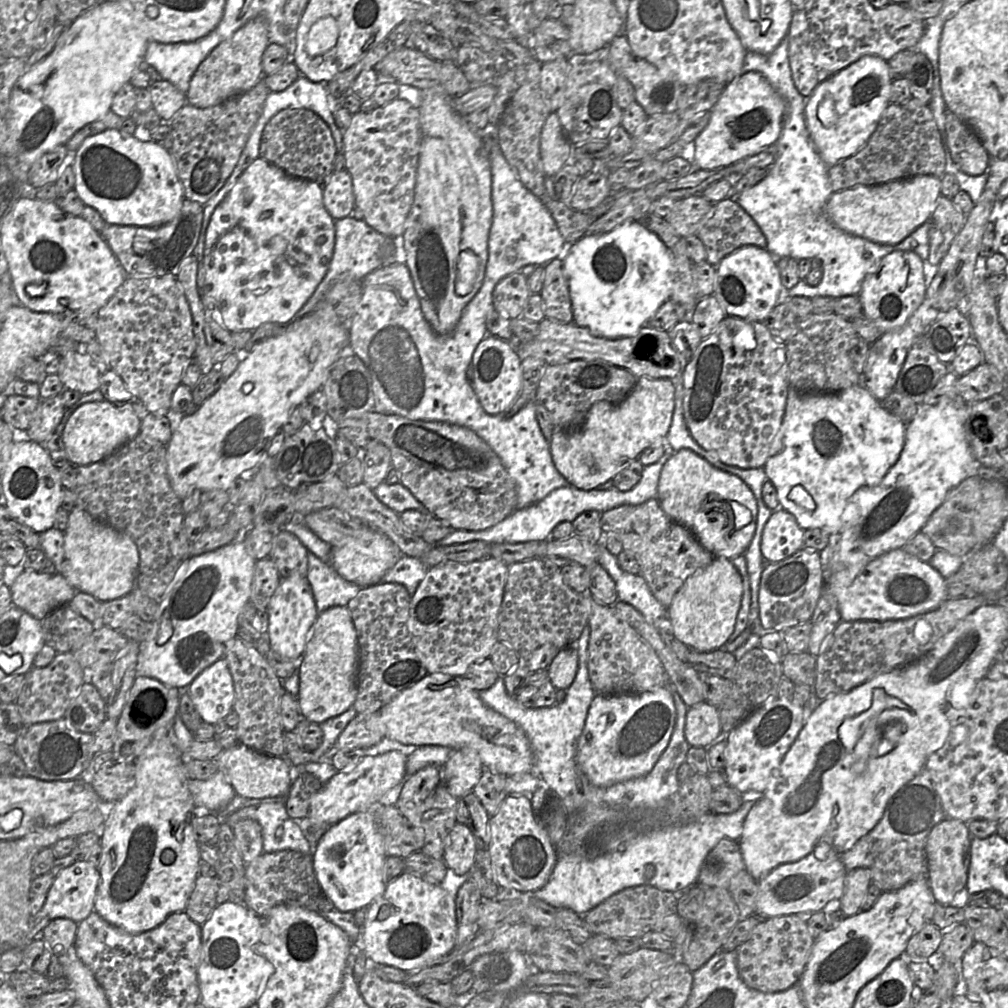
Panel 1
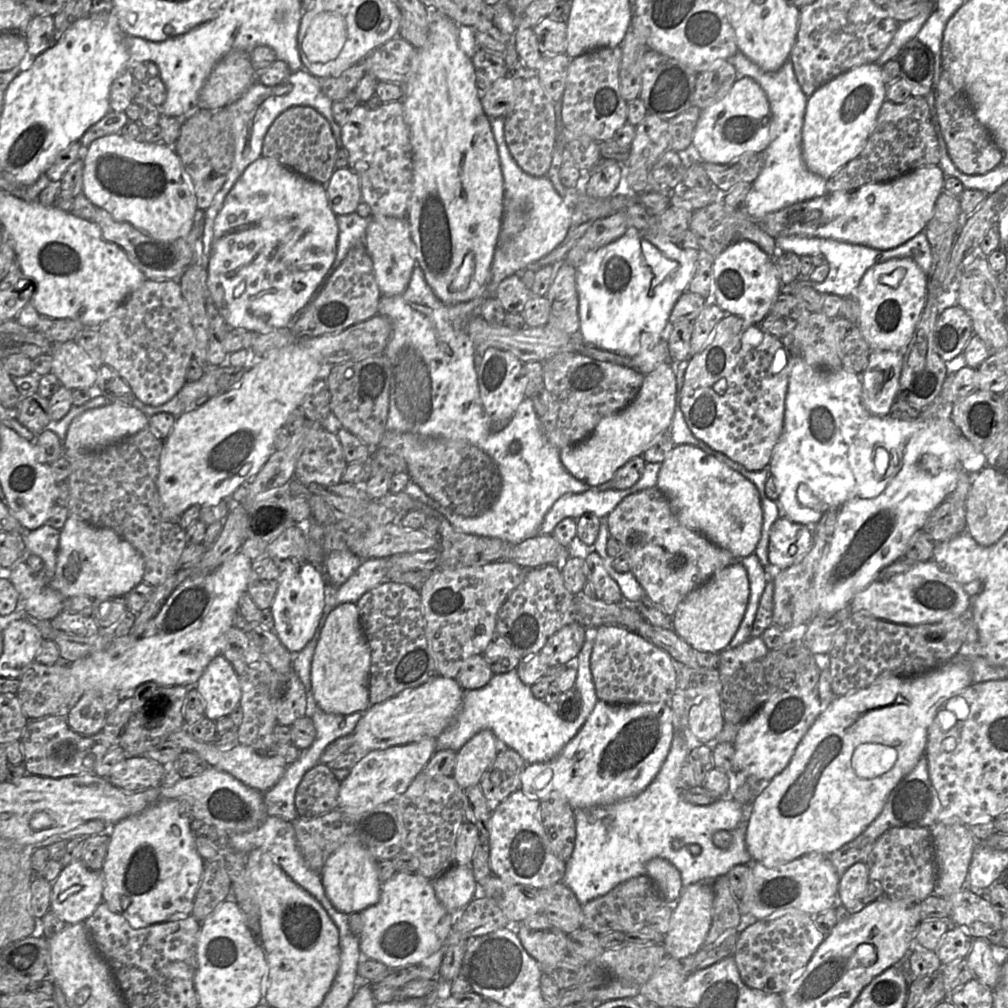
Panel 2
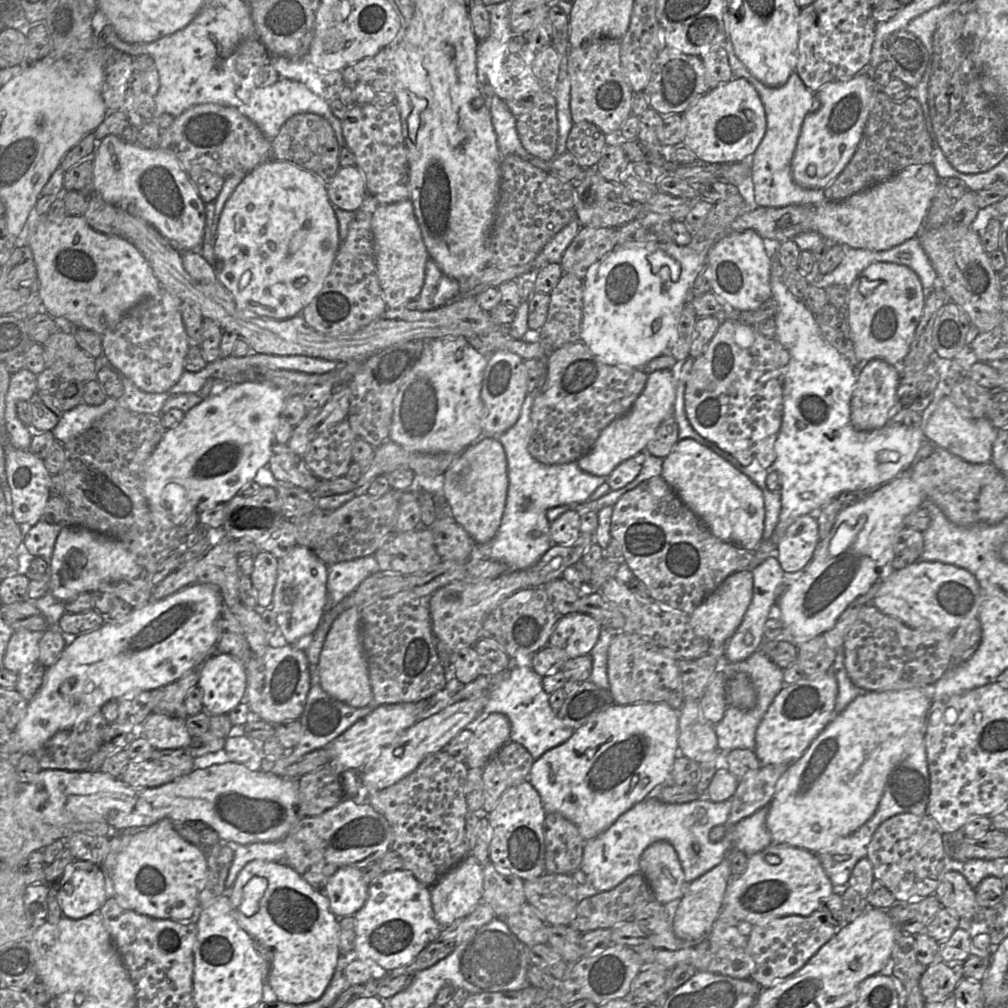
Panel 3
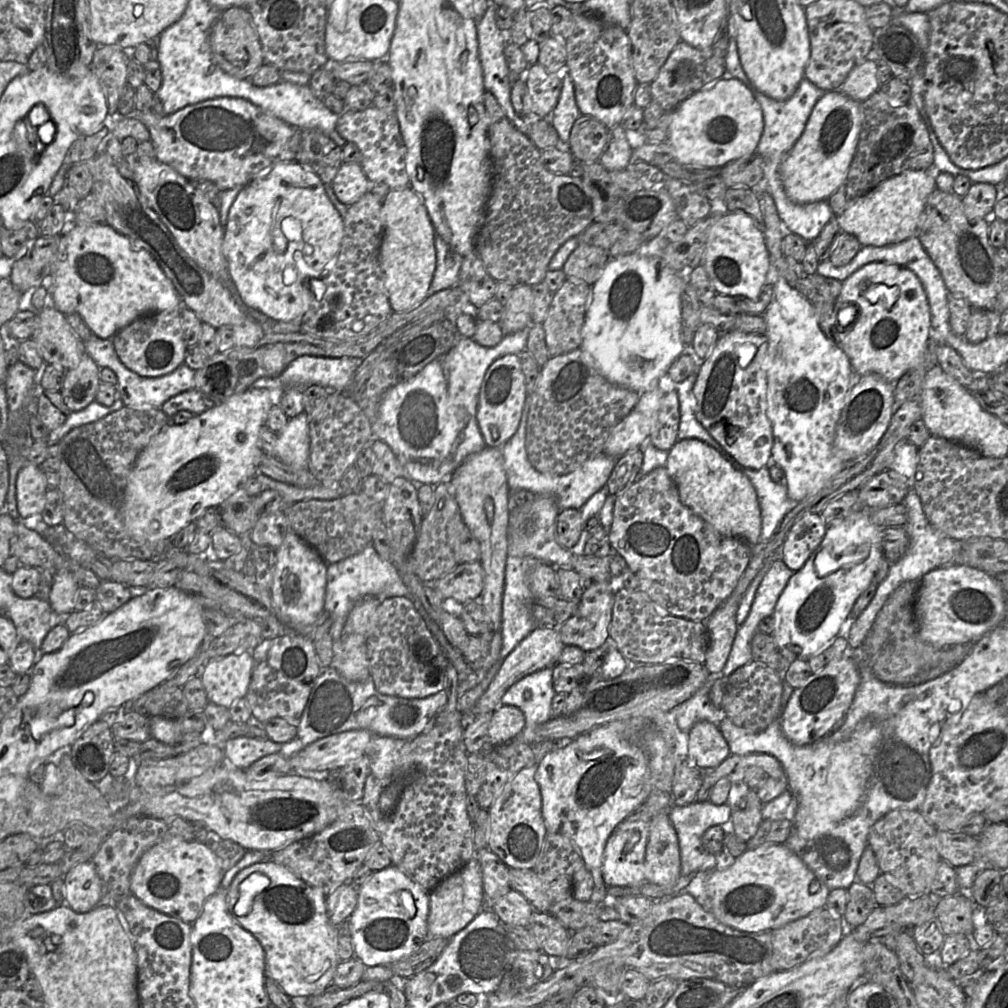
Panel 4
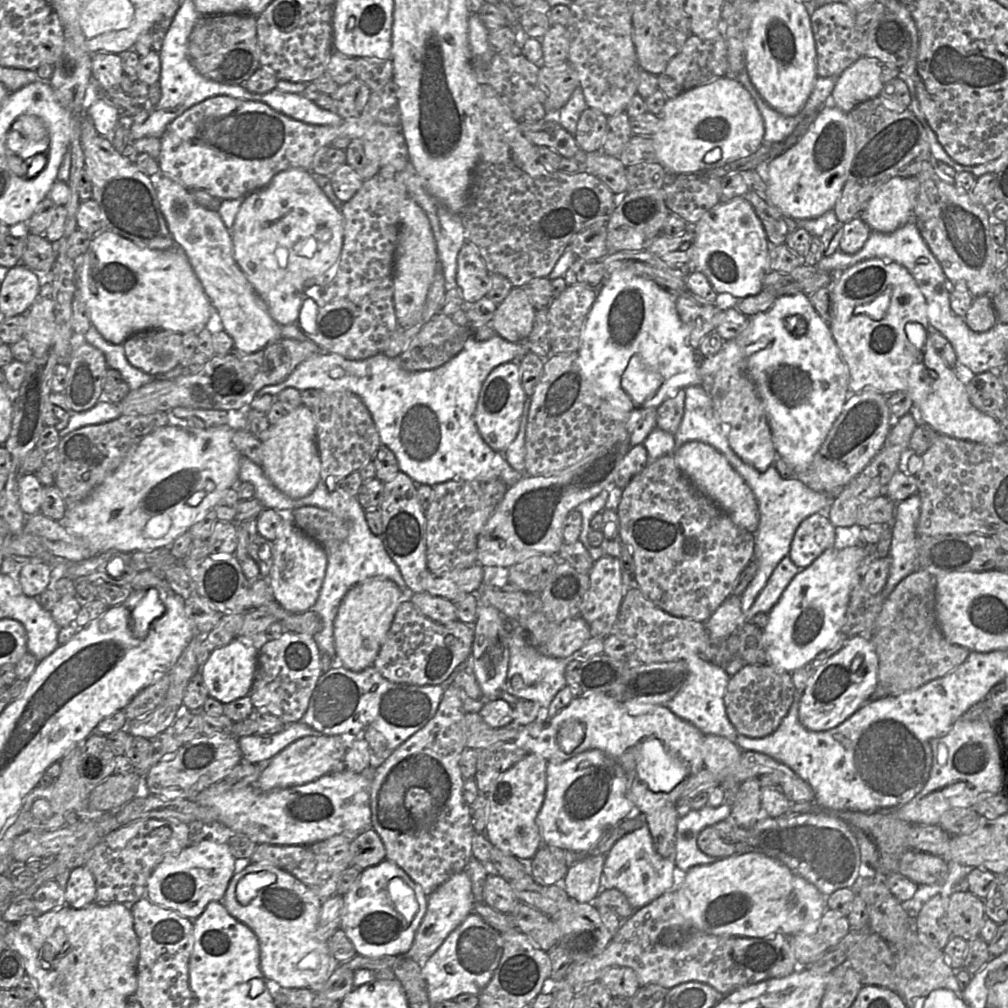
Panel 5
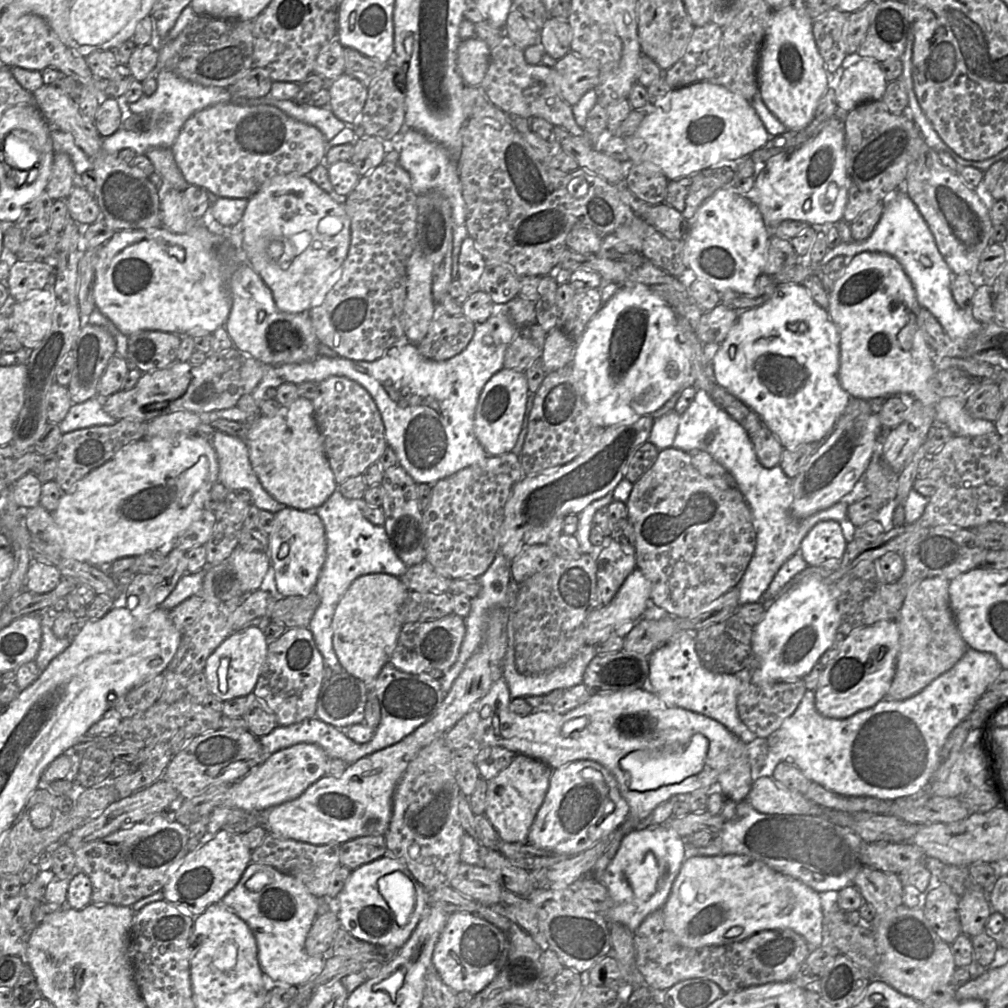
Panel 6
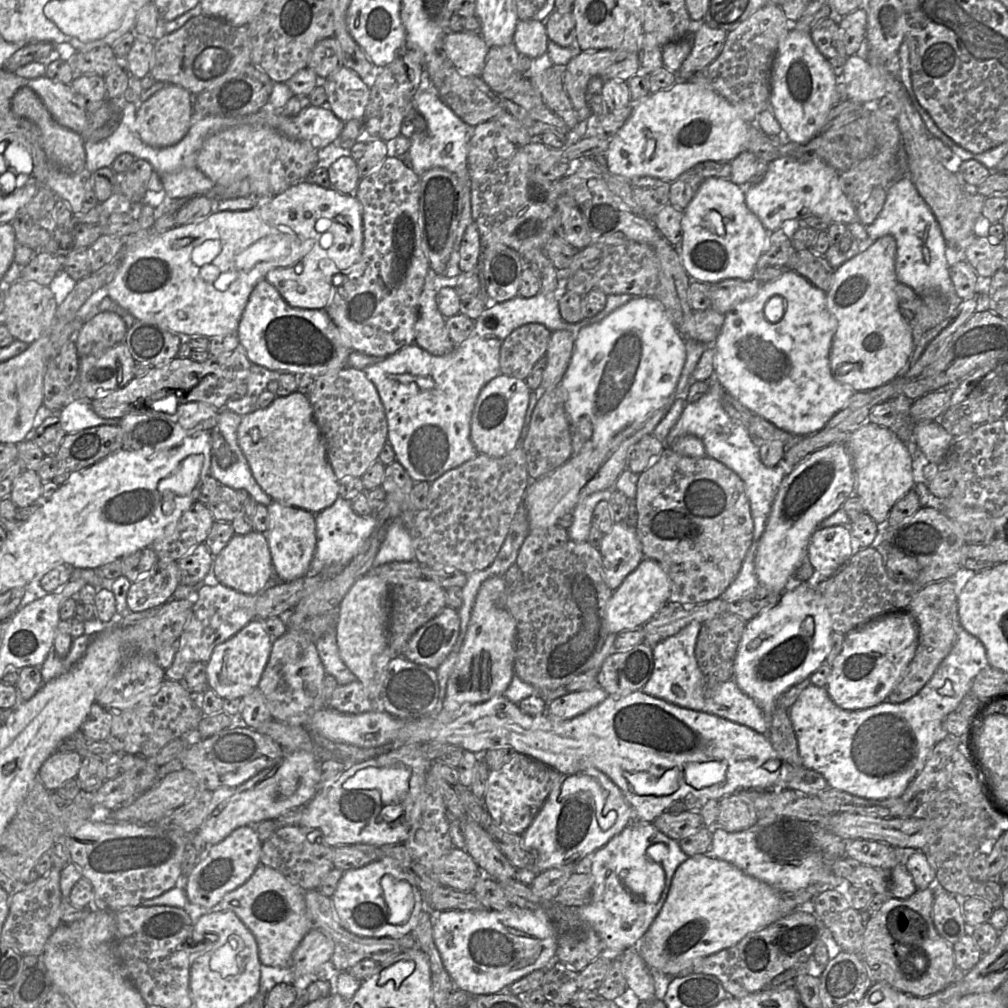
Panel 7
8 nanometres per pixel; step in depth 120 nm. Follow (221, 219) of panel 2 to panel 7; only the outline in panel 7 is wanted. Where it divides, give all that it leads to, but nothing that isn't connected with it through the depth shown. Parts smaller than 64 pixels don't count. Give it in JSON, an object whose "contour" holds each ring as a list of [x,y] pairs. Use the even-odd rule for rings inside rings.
{"contour":[[[300,181],[258,204],[261,205],[261,216],[265,222],[291,230],[302,242],[300,257],[287,267],[270,270],[265,280],[293,307],[324,309],[331,299],[332,276],[354,266],[362,255],[363,220],[360,202],[354,194],[343,194],[334,188]],[[338,215],[347,218],[347,226],[337,220]]]}

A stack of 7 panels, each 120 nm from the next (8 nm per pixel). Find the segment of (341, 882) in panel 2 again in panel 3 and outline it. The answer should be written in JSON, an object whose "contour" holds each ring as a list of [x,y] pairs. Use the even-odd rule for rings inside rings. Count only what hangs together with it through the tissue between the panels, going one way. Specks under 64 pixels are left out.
{"contour":[[[346,866],[338,869],[324,888],[330,910],[337,918],[353,916],[365,904],[369,884],[360,868]]]}

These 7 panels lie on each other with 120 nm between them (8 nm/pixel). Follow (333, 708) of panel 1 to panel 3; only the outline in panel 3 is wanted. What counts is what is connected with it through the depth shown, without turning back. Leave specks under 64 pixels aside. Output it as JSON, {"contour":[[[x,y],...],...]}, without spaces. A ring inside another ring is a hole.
{"contour":[[[349,608],[333,621],[320,653],[318,674],[322,689],[343,703],[361,708],[373,699],[367,659],[361,641],[359,608]]]}

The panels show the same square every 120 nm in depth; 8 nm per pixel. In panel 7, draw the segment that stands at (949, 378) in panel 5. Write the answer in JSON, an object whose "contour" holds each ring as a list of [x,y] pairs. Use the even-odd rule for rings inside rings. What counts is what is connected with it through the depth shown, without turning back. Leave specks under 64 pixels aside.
{"contour":[[[886,235],[879,238],[865,251],[860,252],[855,257],[851,258],[834,270],[832,285],[826,292],[827,307],[837,321],[837,329],[833,337],[830,351],[831,373],[833,378],[837,382],[842,385],[850,386],[855,392],[873,390],[893,380],[900,372],[900,370],[903,369],[908,363],[914,350],[915,343],[913,339],[912,329],[899,311],[898,298],[895,291],[895,288],[899,283],[895,271],[896,246],[896,240],[893,236]]]}

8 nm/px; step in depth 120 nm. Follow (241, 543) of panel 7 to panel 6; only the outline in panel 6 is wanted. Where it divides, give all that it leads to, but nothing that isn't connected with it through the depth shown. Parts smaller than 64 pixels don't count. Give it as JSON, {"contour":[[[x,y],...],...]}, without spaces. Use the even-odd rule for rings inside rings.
{"contour":[[[237,547],[226,561],[233,566],[245,594],[260,588],[270,566],[268,553],[245,551],[241,547]]]}

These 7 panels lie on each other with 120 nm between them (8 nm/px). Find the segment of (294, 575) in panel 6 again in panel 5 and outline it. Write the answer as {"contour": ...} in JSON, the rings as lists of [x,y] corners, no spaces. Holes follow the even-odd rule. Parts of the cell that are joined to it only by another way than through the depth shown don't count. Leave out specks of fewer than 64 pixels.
{"contour":[[[277,511],[282,516],[274,544],[274,559],[270,572],[270,587],[274,600],[289,613],[303,613],[314,606],[327,568],[323,547],[302,533],[293,523],[292,511]]]}

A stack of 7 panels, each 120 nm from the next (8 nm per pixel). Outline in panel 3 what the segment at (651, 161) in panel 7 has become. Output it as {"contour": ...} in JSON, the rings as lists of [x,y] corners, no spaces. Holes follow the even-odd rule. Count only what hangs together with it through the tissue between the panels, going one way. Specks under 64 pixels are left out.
{"contour":[[[744,78],[730,81],[710,89],[684,113],[686,132],[683,144],[705,164],[734,163],[753,155],[766,132],[766,113],[756,89]]]}

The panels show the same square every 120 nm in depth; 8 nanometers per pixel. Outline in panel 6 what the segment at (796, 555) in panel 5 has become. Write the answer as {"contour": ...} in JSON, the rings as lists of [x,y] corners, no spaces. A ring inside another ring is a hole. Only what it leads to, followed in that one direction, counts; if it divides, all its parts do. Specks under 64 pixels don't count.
{"contour":[[[821,521],[815,524],[803,538],[798,553],[808,566],[837,568],[847,544],[839,522]]]}

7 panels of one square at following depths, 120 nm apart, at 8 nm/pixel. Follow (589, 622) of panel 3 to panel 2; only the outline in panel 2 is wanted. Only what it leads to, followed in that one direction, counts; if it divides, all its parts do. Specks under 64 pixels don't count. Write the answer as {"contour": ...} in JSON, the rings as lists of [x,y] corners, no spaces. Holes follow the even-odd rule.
{"contour":[[[579,623],[565,625],[550,636],[539,652],[548,667],[573,663],[585,641],[586,628]]]}

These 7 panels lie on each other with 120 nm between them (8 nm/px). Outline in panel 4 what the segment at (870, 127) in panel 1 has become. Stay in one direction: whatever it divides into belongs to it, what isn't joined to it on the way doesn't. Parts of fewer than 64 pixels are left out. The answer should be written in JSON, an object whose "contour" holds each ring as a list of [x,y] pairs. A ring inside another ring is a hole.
{"contour":[[[840,90],[825,92],[815,104],[806,127],[780,167],[786,195],[798,204],[828,198],[847,177],[861,129],[861,103]]]}

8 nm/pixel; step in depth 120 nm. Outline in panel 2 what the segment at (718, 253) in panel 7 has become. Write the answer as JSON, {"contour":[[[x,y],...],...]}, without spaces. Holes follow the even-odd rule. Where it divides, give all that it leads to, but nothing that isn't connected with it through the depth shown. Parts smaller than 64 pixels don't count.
{"contour":[[[750,240],[733,243],[713,259],[712,301],[725,313],[747,321],[761,322],[769,313],[781,286],[775,259]]]}

